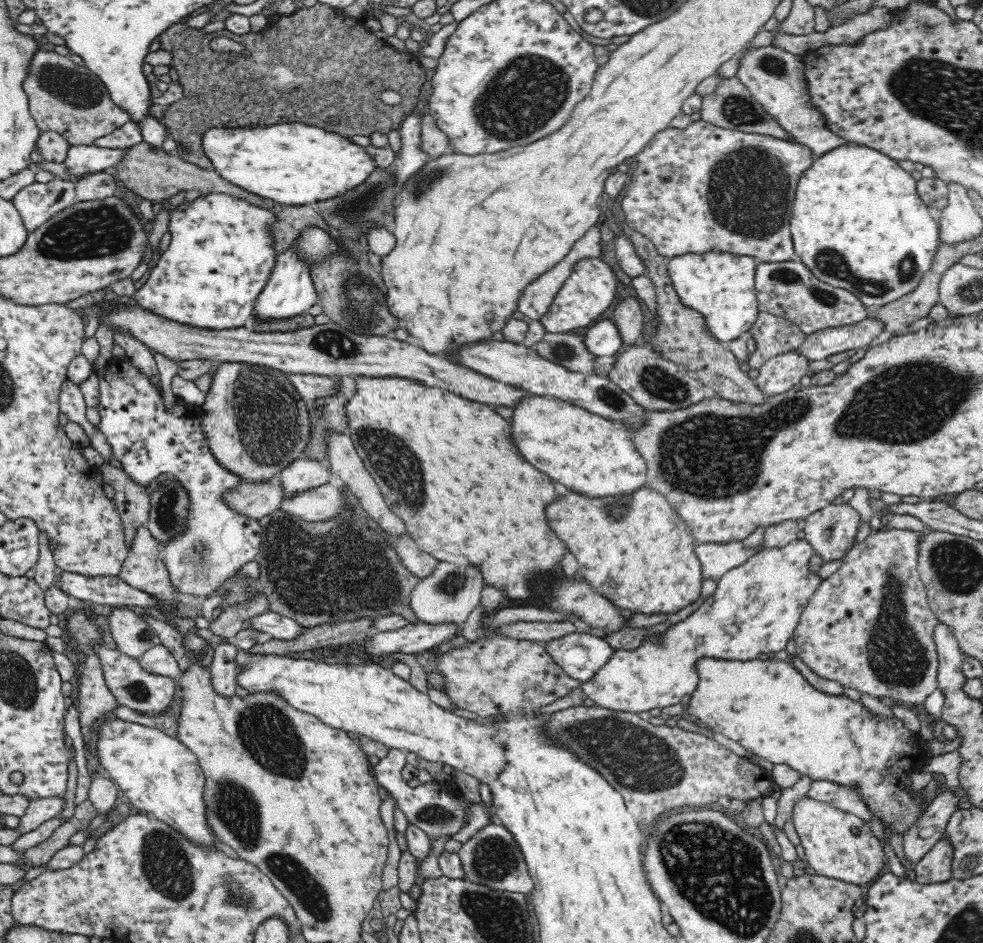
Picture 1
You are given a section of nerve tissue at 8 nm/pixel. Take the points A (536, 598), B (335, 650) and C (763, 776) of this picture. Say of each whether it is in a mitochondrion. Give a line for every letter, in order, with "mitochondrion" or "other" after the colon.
A: other
B: other
C: other

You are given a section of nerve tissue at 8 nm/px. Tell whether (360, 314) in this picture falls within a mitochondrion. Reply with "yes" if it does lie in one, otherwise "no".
yes

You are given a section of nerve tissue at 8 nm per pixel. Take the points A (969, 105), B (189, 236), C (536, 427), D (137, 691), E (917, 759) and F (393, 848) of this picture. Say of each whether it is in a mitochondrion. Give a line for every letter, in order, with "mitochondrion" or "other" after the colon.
A: mitochondrion
B: other
C: other
D: mitochondrion
E: other
F: other

